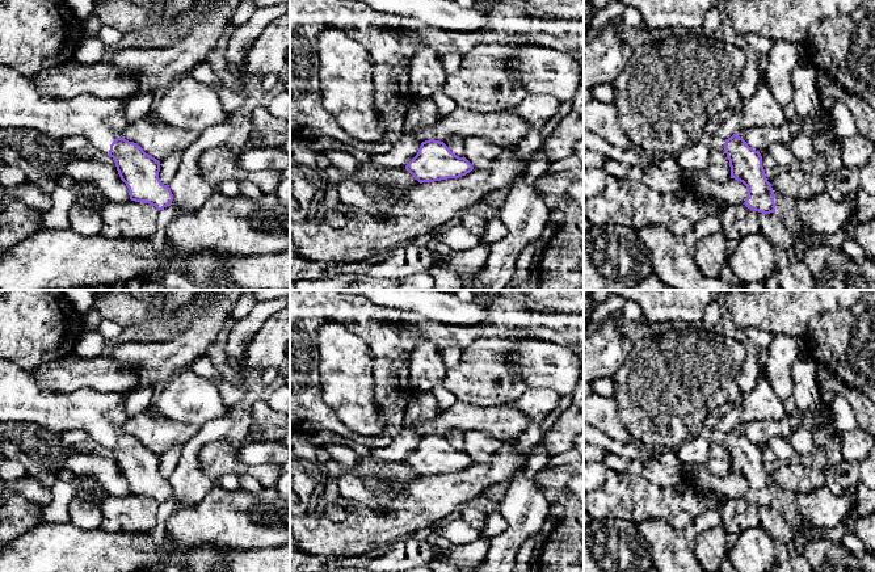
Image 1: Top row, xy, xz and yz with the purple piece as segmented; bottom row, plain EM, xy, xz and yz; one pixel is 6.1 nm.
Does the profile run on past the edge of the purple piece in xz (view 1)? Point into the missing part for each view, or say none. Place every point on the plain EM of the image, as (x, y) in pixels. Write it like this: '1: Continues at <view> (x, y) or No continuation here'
1: No continuation here

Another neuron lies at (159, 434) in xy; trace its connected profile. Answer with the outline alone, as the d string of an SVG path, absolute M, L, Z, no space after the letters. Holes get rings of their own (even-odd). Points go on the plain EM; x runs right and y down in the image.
M146 412L136 413L123 424L123 432L126 434L136 437L146 447L159 455L174 446L184 446L199 429L199 426L167 420L164 417L155 419Z

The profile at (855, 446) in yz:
M857 428L853 432L840 433L842 460L862 462L868 457L875 445L875 437Z

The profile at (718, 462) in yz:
M710 443L706 467L716 476L727 476L731 472L731 460L727 447L719 443Z

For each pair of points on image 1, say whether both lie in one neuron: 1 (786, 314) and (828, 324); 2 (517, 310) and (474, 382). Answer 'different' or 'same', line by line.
1: different
2: different

